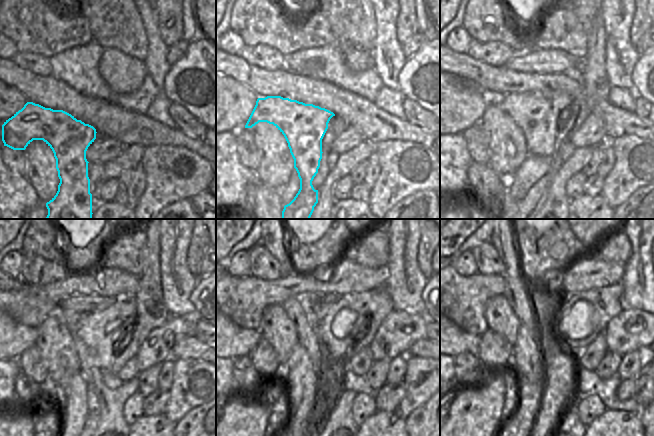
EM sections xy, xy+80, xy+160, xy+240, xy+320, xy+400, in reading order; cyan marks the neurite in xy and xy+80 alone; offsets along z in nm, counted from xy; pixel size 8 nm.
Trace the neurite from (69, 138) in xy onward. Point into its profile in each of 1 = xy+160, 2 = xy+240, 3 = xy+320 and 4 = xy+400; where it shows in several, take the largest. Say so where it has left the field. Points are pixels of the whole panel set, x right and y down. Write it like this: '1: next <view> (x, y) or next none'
1: next xy+160 (536, 114)
2: next xy+240 (90, 327)
3: next xy+320 (364, 304)
4: next xy+400 (606, 301)

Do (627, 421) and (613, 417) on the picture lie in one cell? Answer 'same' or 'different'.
same

